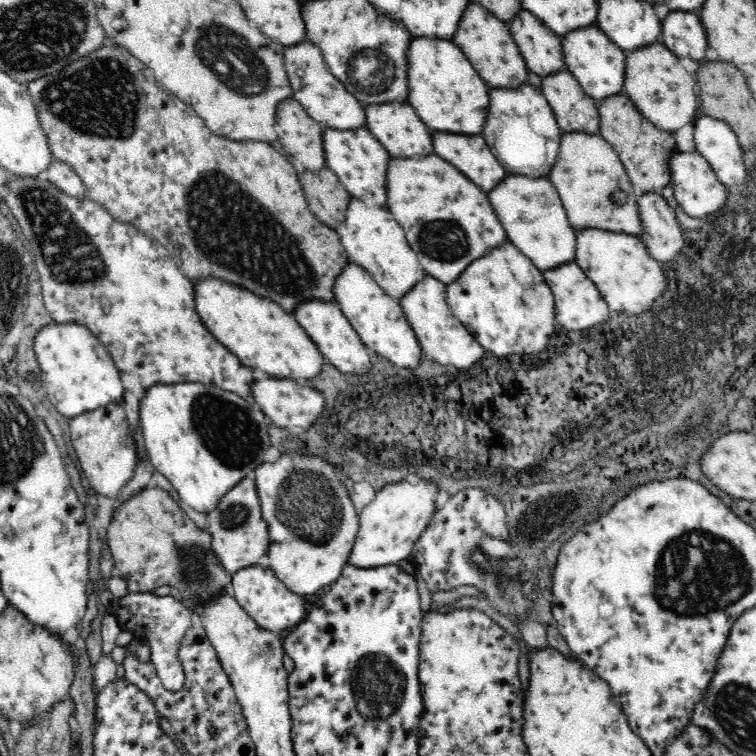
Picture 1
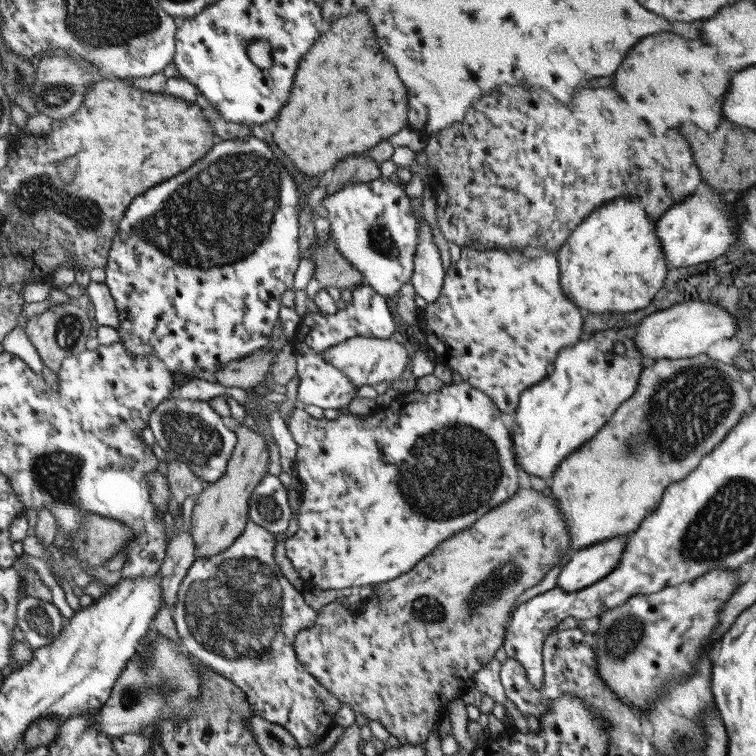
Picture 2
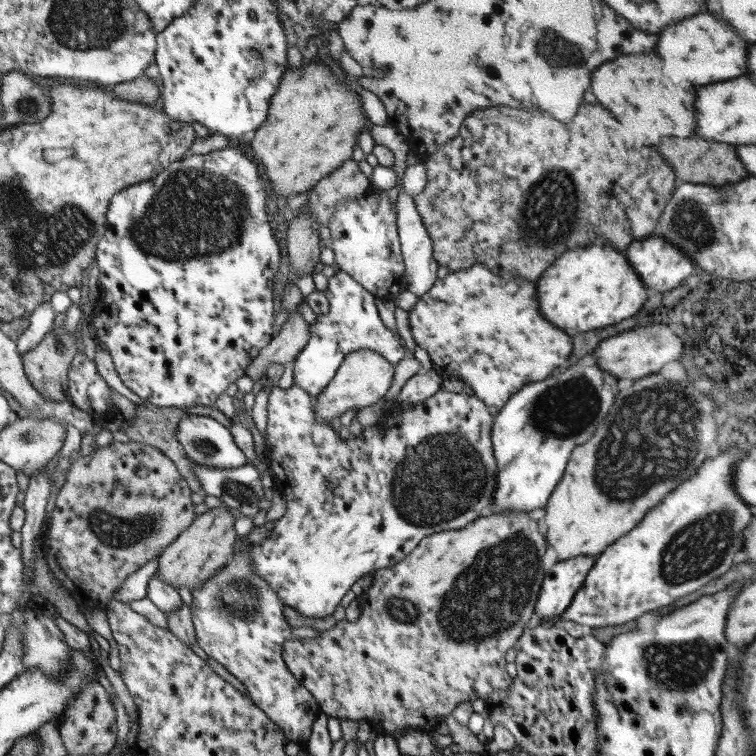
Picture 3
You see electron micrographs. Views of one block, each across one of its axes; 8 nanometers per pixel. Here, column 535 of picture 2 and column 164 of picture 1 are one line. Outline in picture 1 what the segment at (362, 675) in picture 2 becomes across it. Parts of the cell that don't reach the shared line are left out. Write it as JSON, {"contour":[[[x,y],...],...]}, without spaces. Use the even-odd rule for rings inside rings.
{"contour":[[[146,486],[114,510],[110,517],[105,538],[114,561],[114,573],[126,581],[128,593],[153,592],[168,584],[178,590],[179,601],[191,612],[194,604],[207,602],[210,597],[214,600],[222,594],[226,584],[230,584],[229,572],[212,549],[212,535],[206,529],[199,528],[167,491]]]}

